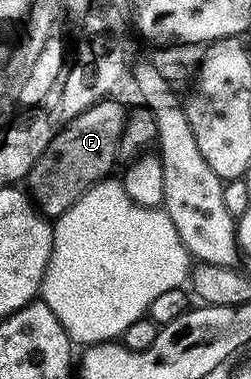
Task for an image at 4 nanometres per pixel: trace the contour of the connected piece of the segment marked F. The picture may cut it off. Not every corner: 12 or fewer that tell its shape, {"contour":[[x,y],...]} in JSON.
{"contour":[[109,96],[52,135],[27,189],[49,220],[117,165],[129,116]]}

